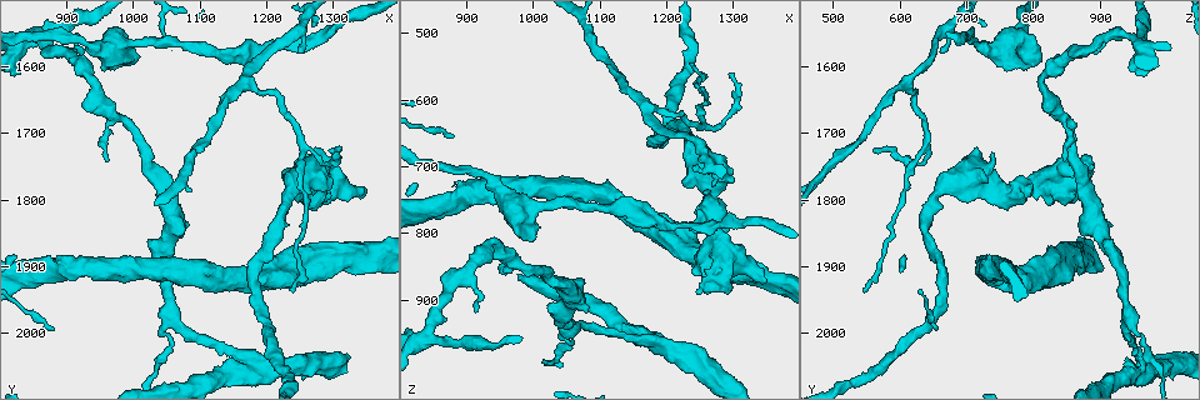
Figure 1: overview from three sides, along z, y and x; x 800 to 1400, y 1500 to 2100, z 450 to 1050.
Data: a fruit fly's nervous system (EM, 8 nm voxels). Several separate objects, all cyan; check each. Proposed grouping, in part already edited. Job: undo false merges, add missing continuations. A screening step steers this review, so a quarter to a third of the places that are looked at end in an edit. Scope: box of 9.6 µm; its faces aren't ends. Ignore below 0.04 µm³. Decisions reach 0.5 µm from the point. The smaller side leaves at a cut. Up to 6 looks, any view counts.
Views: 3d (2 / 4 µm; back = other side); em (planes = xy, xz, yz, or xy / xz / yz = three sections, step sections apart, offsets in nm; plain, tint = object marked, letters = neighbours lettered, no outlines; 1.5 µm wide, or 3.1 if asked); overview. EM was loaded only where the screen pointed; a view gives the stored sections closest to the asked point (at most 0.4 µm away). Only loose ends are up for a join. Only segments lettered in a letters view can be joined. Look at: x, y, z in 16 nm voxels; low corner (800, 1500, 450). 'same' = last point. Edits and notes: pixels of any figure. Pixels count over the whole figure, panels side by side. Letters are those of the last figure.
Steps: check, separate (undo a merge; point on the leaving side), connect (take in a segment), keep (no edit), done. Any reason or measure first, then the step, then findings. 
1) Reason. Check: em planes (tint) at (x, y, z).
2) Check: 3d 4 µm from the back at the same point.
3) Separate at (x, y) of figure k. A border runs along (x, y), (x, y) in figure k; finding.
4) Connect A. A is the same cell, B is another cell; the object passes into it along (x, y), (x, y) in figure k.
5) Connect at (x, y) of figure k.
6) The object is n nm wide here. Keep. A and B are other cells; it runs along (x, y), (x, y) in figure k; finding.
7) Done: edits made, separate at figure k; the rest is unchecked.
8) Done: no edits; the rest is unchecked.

A narrow waist. Check: em planes (tint) at (845, 1555, 950).

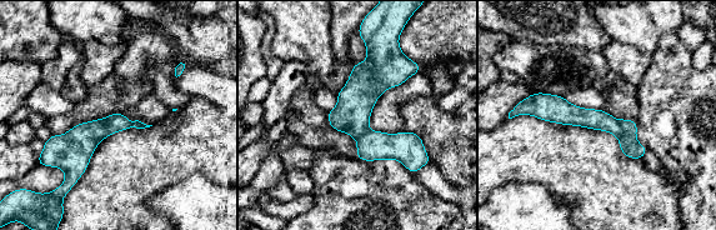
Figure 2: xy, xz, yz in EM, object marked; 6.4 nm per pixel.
Check: em planes (letters) at the same point.

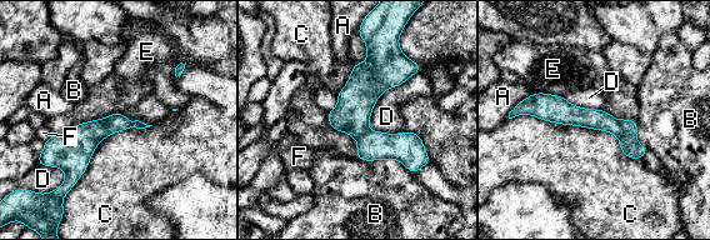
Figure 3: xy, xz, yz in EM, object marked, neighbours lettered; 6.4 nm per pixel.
Separate at (630, 146) of figure 3. A, B, C, D, E and F are other cells; a second cell is stuck on.

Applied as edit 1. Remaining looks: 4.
Thick end. Check: 3d 4 µm at (1340, 1795, 870).

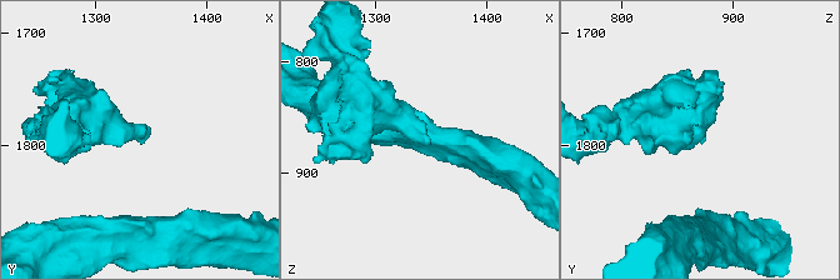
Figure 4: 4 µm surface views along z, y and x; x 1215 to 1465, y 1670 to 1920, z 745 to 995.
Now the EM. Check: em planes (letters) at (1344, 1794, 874).

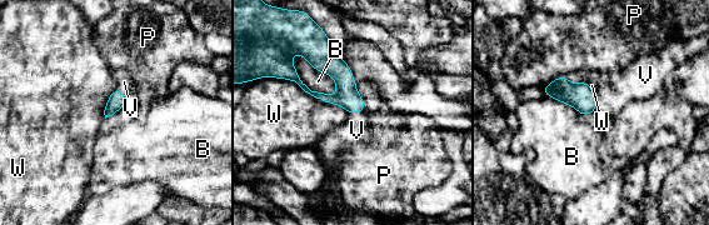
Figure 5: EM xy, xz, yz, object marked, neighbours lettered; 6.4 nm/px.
Connect V. V is the same cell, B, P and W are other cells; the object passes into it along (580, 95), (595, 100), (614, 90) in figure 5; it goes on there.

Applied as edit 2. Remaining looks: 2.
Abrupt turn. Check: em planes (tint) at (1160, 2035, 960).

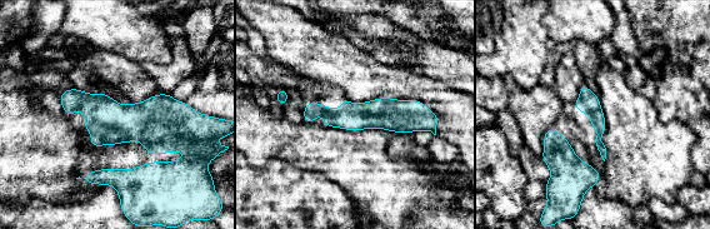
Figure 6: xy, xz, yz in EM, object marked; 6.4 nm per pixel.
Check: em planes (letters) at the same point.

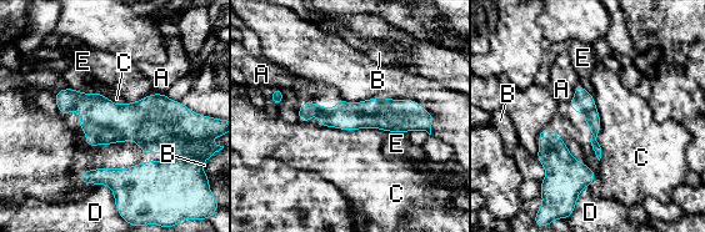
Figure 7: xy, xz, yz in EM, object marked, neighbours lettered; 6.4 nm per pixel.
Keep. A, B, C, D and E are other cells; a border runs along (591, 95), (600, 124), (599, 161) in figure 7; all the same cell.

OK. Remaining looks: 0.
Done: edits made, separate at figure 3, connect at figure 5; the rest is unchecked.

